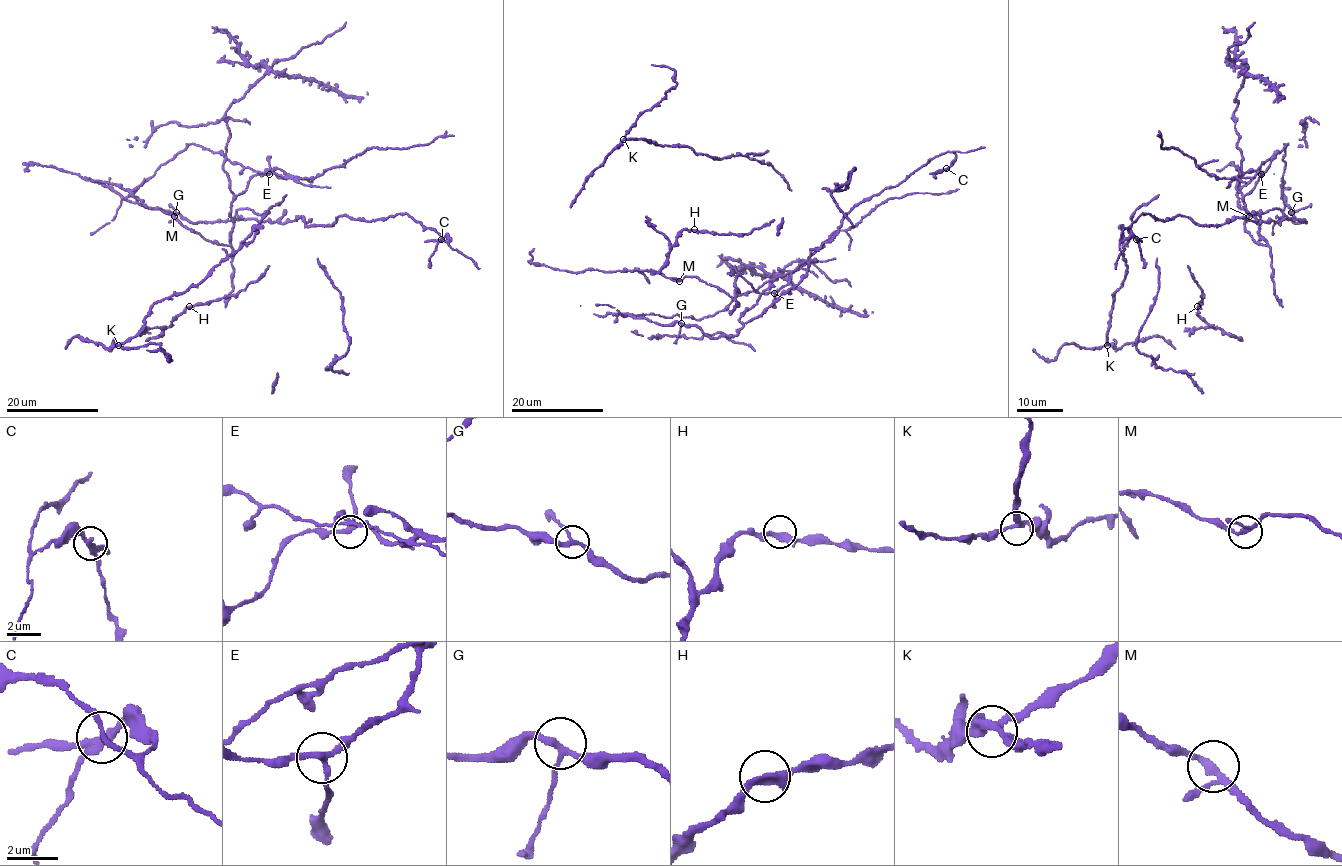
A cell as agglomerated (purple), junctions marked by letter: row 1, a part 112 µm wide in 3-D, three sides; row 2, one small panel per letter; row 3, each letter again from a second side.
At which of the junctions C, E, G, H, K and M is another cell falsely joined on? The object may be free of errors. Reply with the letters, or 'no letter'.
C

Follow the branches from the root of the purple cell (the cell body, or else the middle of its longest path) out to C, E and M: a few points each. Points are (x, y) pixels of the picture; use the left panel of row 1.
C: (183, 217), (331, 225), (344, 215), (406, 214), (450, 240), (441, 239)
E: (183, 217), (125, 199), (161, 165), (190, 144), (220, 152), (229, 162), (269, 174)
M: (183, 217), (125, 199), (192, 143), (286, 178), (250, 179), (232, 203), (228, 245), (205, 240), (174, 216)

